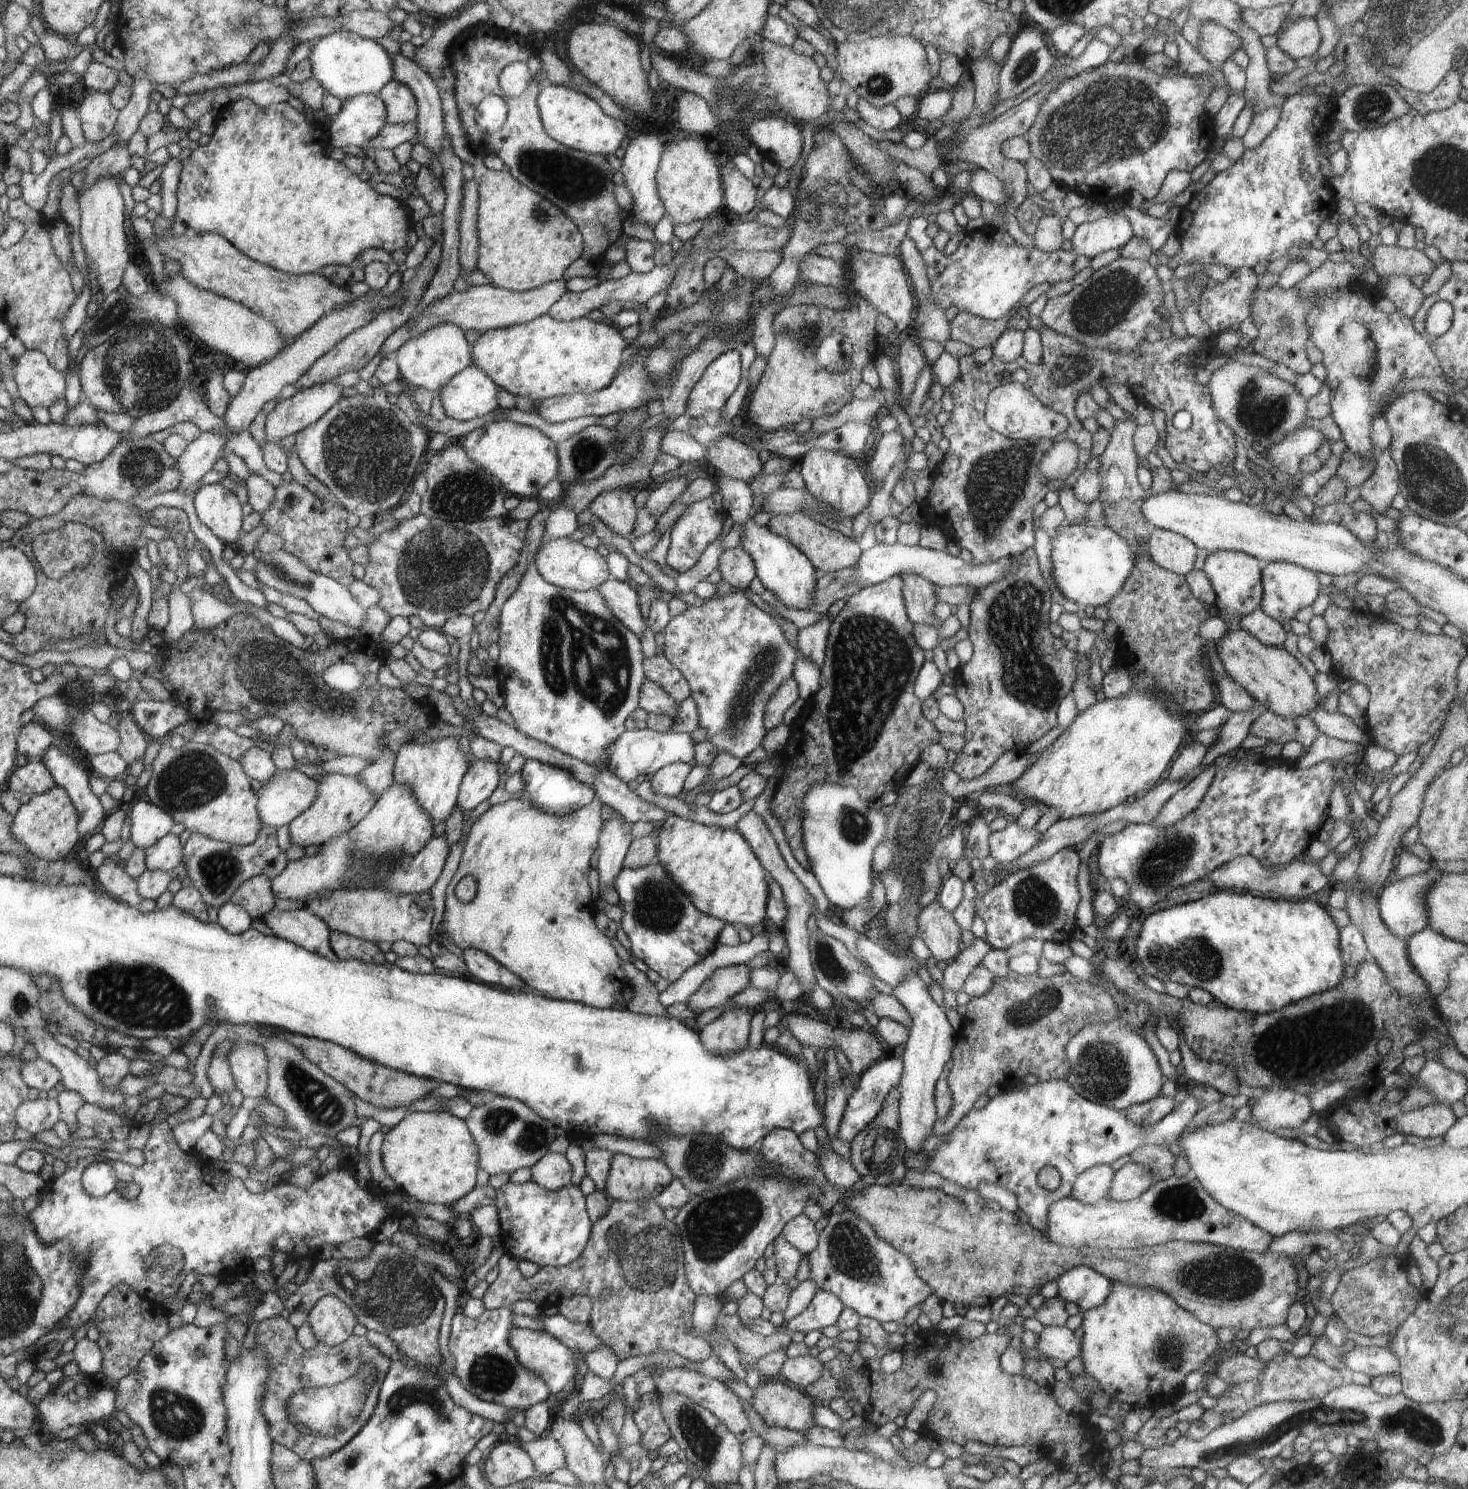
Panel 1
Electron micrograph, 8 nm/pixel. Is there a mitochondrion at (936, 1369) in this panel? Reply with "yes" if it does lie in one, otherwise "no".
no

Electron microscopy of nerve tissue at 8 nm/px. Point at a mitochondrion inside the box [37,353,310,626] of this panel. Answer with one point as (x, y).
(142, 465)

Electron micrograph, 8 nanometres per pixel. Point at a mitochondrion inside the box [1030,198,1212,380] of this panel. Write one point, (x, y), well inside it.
(1102, 306)

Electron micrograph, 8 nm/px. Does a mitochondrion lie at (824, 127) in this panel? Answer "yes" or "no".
no

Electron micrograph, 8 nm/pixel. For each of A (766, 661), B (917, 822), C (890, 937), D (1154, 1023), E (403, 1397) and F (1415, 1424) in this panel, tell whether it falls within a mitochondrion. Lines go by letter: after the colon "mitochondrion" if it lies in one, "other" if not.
A: mitochondrion
B: mitochondrion
C: other
D: other
E: mitochondrion
F: mitochondrion

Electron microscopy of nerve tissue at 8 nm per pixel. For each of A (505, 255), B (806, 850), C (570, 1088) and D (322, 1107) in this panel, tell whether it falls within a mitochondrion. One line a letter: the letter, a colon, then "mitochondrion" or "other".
A: other
B: other
C: other
D: mitochondrion

